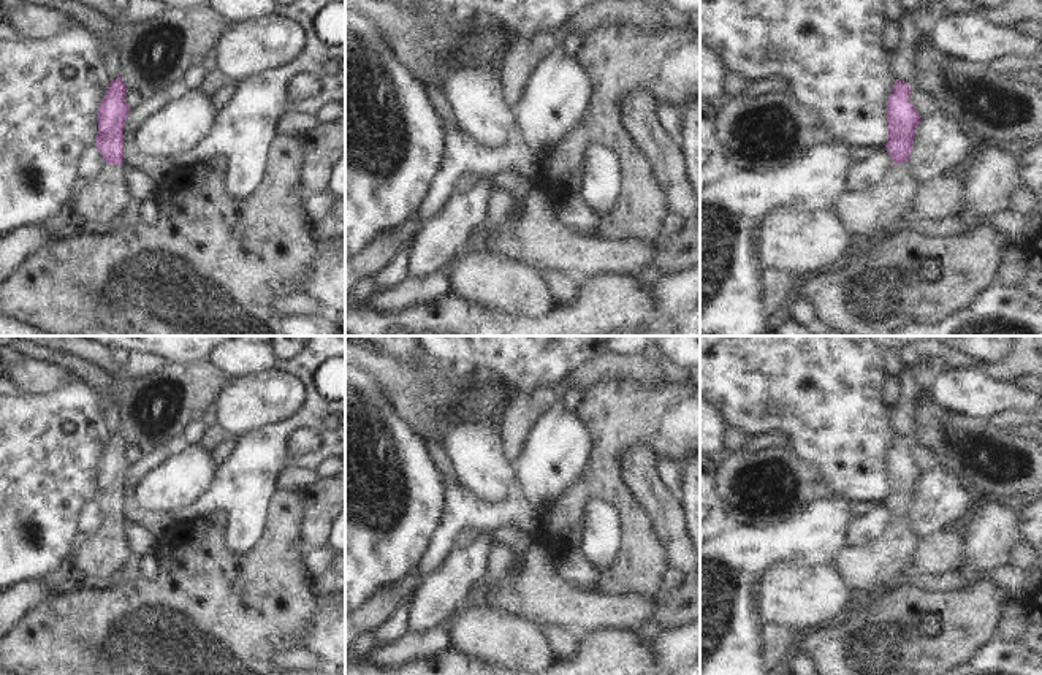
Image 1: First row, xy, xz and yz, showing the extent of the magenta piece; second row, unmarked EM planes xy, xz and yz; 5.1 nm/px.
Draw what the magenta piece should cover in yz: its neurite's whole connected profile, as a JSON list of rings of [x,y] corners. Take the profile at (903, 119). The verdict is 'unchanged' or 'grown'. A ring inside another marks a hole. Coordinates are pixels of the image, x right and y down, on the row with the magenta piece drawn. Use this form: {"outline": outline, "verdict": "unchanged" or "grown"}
{"outline": [[[898,79],[887,103],[890,135],[885,151],[895,162],[893,170],[873,190],[844,193],[835,208],[852,235],[876,239],[895,228],[904,228],[915,215],[920,182],[907,162],[922,116],[909,100],[911,92],[911,86]]], "verdict": "grown"}

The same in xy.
{"outline": [[[119,76],[112,79],[98,108],[98,138],[95,147],[108,166],[100,177],[82,181],[73,206],[87,227],[97,231],[117,228],[120,212],[133,200],[127,166],[124,165],[124,128],[130,108],[127,106],[127,86]]], "verdict": "grown"}

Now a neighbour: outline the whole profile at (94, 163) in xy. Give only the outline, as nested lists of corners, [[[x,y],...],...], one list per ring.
[[[93,146],[87,151],[84,160],[82,160],[82,179],[84,181],[93,181],[101,176],[108,163],[105,162],[103,155],[98,152],[98,149]]]

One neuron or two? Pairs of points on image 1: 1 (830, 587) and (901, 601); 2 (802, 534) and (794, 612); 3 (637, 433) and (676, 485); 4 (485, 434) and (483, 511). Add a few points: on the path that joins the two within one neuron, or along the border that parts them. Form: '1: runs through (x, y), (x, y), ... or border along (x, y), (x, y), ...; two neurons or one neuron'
1: border along (851, 607), (817, 628); two neurons
2: border along (833, 563), (813, 568), (778, 563), (764, 579); two neurons
3: border along (659, 455), (681, 465); two neurons
4: border along (460, 482), (493, 503), (505, 503), (520, 496); two neurons

